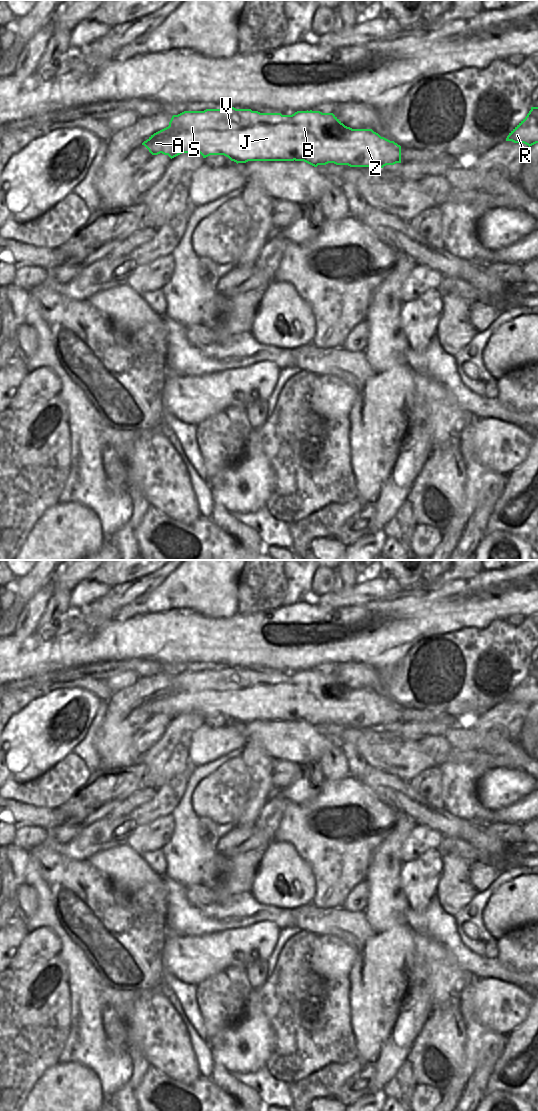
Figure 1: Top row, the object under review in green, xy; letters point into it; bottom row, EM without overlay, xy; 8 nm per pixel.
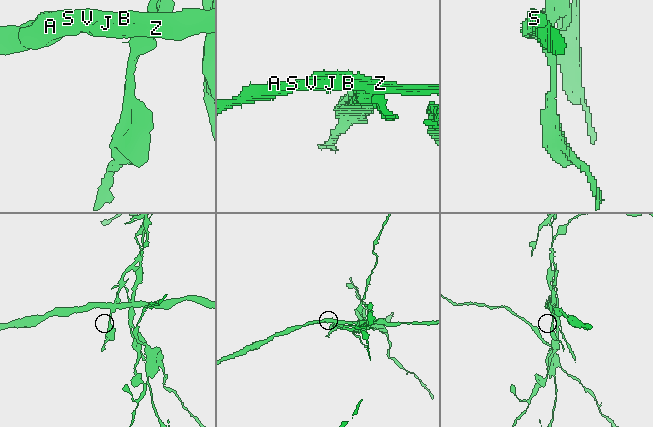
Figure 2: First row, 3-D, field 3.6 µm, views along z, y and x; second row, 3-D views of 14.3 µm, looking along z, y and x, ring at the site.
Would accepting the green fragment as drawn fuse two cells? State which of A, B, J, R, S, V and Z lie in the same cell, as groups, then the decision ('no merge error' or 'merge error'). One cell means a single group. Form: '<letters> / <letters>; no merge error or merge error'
A B J R S V / Z; merge error

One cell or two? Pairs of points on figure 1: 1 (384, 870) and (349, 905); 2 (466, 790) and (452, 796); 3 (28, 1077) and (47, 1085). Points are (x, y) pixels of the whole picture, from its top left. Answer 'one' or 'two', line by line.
1: two
2: one
3: two

